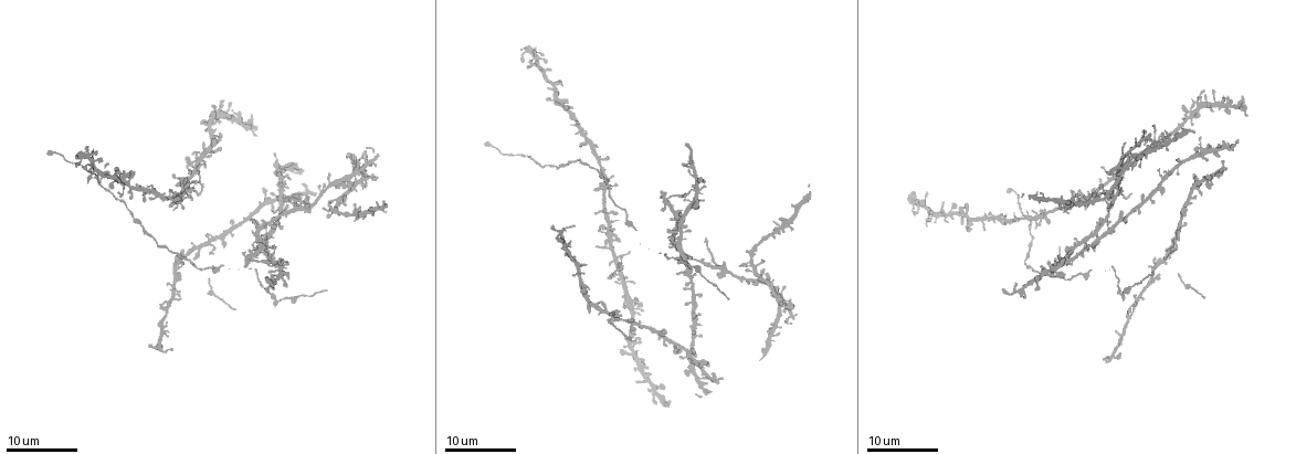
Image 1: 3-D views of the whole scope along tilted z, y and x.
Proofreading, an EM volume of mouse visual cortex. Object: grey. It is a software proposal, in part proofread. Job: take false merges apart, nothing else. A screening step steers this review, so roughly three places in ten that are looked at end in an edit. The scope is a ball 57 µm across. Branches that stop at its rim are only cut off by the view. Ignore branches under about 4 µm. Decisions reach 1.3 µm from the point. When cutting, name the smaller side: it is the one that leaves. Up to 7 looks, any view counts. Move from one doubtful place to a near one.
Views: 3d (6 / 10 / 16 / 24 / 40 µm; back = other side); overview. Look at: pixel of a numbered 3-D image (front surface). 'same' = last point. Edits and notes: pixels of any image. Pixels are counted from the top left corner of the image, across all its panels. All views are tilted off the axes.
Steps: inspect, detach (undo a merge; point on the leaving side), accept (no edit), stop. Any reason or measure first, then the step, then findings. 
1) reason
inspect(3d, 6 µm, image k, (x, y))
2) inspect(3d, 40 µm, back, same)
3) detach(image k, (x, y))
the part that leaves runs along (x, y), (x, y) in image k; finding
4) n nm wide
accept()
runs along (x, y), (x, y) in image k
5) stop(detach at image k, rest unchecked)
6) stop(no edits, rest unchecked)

thin arm on a thick one
inspect(3d, 24 µm, image 1, (675, 242))

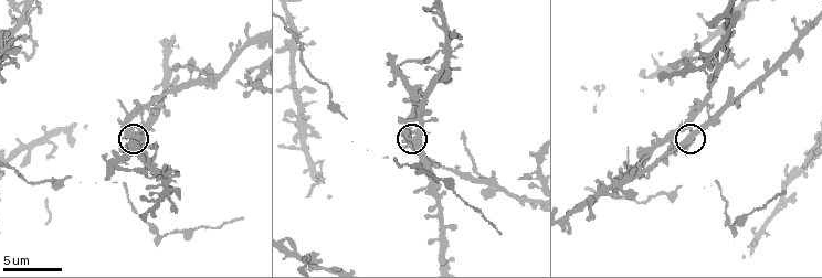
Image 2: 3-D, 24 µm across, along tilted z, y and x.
zoom in
inspect(3d, 6 µm, image 2, (689, 140))

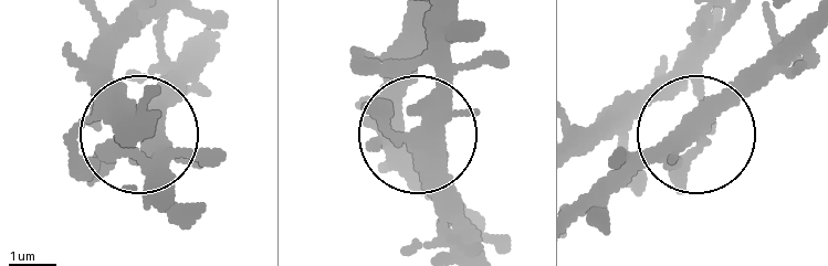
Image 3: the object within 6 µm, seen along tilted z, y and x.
accept()
all the same neuron

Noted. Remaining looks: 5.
thin arm on a thick one
inspect(3d, 6 µm, image 2, (720, 32))

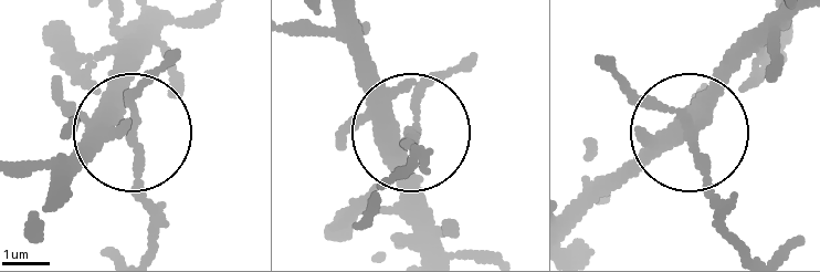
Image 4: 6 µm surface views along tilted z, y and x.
side arm 5 µm
detach(image 4, (149, 200))
the part that leaves runs along (410, 129), (397, 174) in image 4; a second neuron is stuck on

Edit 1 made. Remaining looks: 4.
thin neck
inspect(3d, 6 µm, image 2, (704, 66))

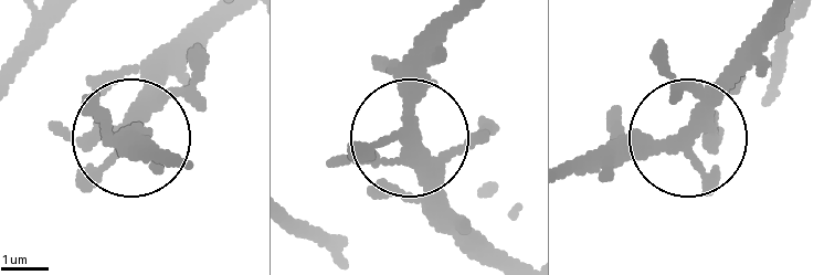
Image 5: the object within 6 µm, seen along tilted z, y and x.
300 nm wide
accept()
runs along (768, 23), (689, 134), (619, 139), (585, 158) in image 5; all the same neuron

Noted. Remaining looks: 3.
four or more arms meet
inspect(3d, 24 µm, image 1, (357, 171))

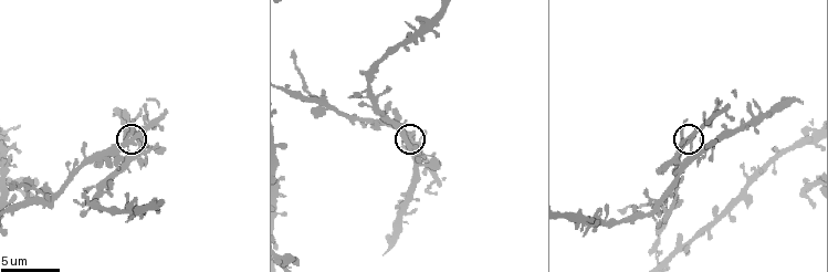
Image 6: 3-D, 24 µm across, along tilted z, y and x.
inspect(3d, 10 µm, image 6, (129, 140))

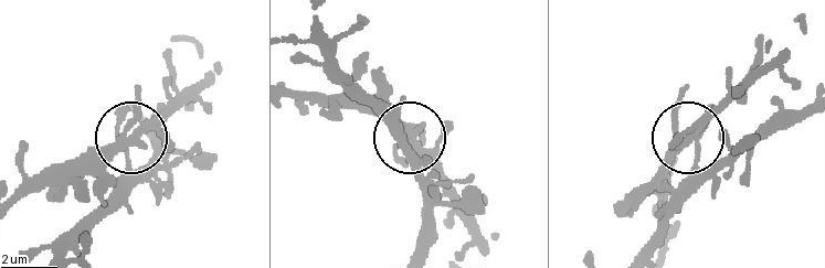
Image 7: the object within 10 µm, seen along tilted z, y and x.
280 nm wide
accept()
continuous, no second neuron

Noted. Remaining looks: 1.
stop(detach at image 4, rest unchecked)

